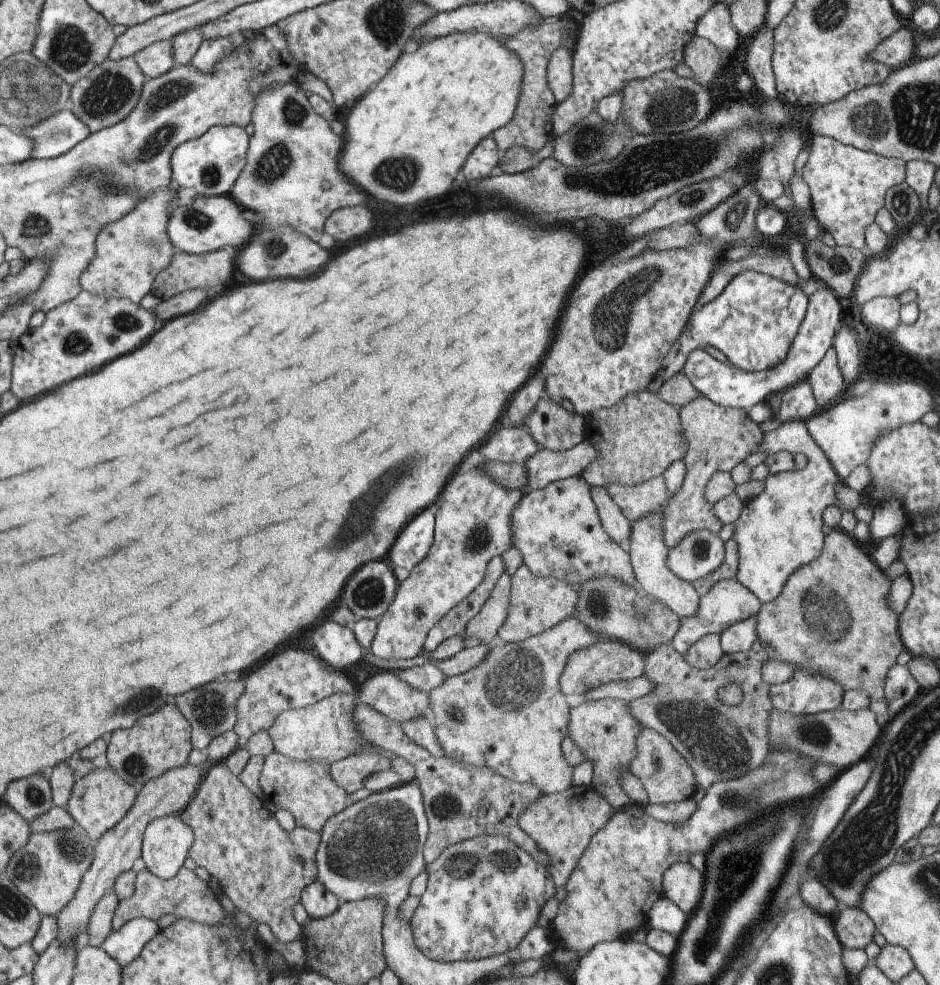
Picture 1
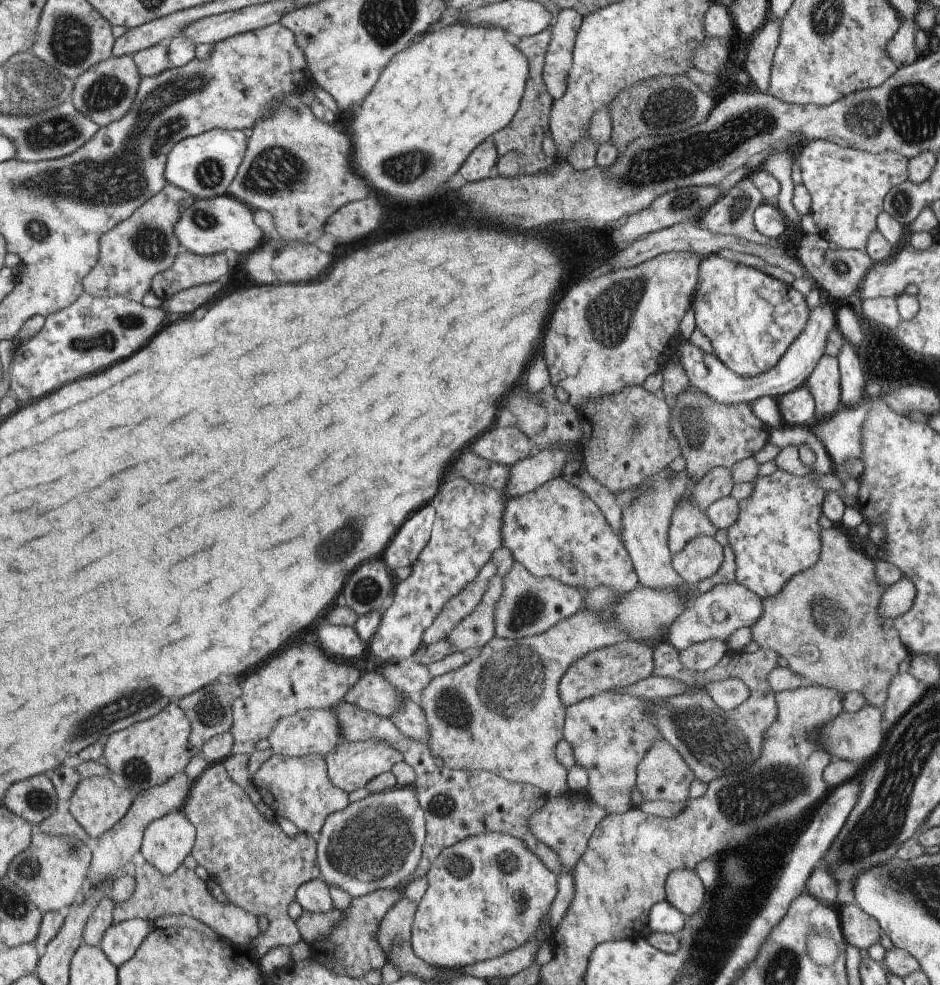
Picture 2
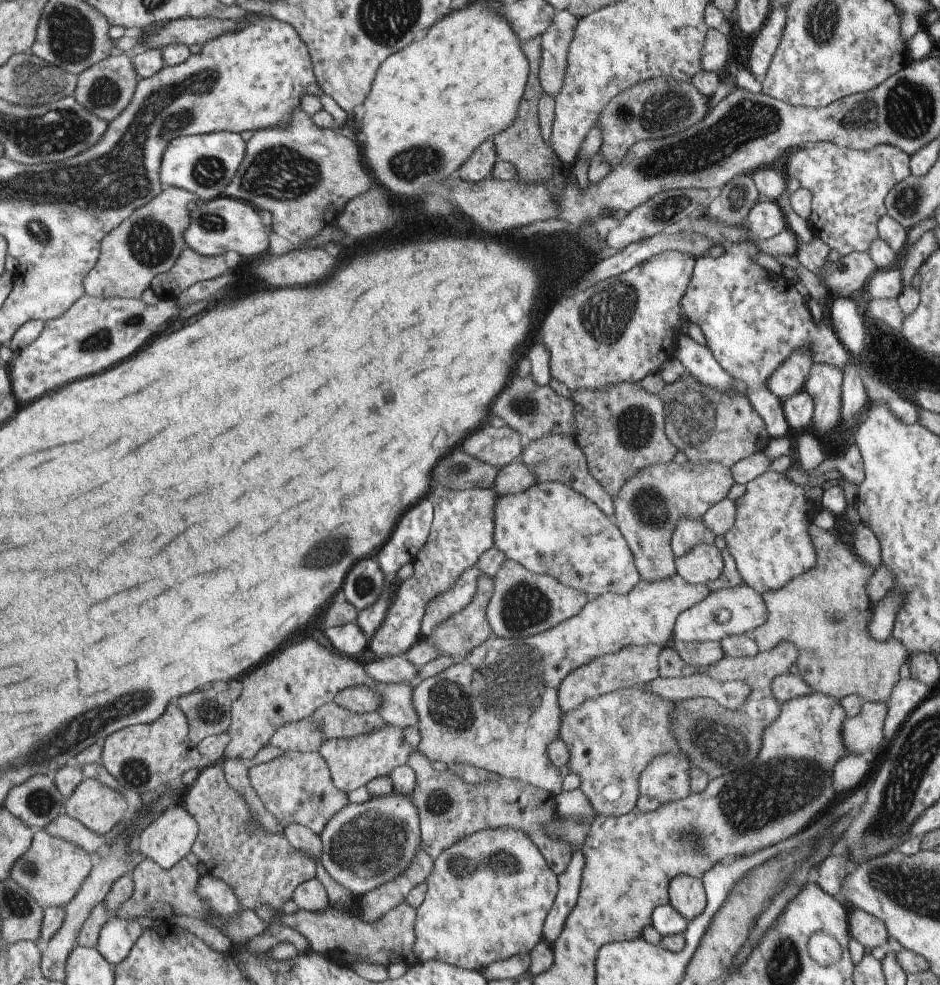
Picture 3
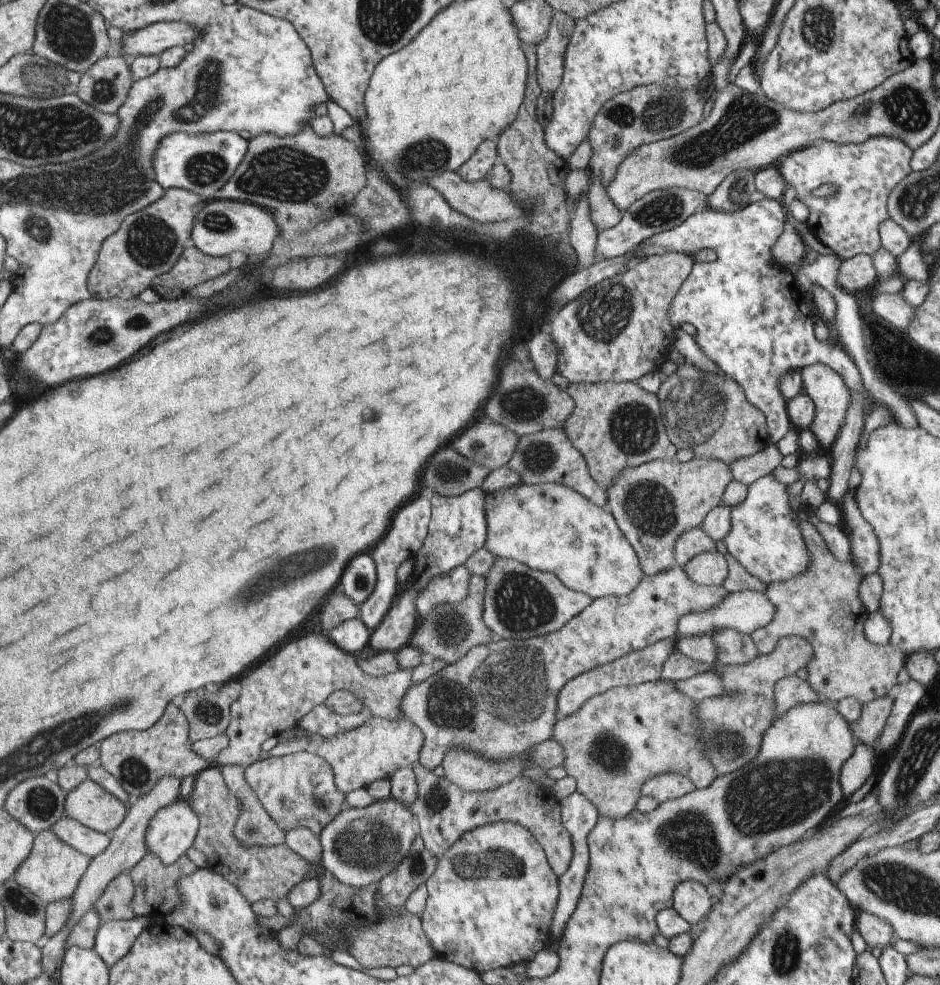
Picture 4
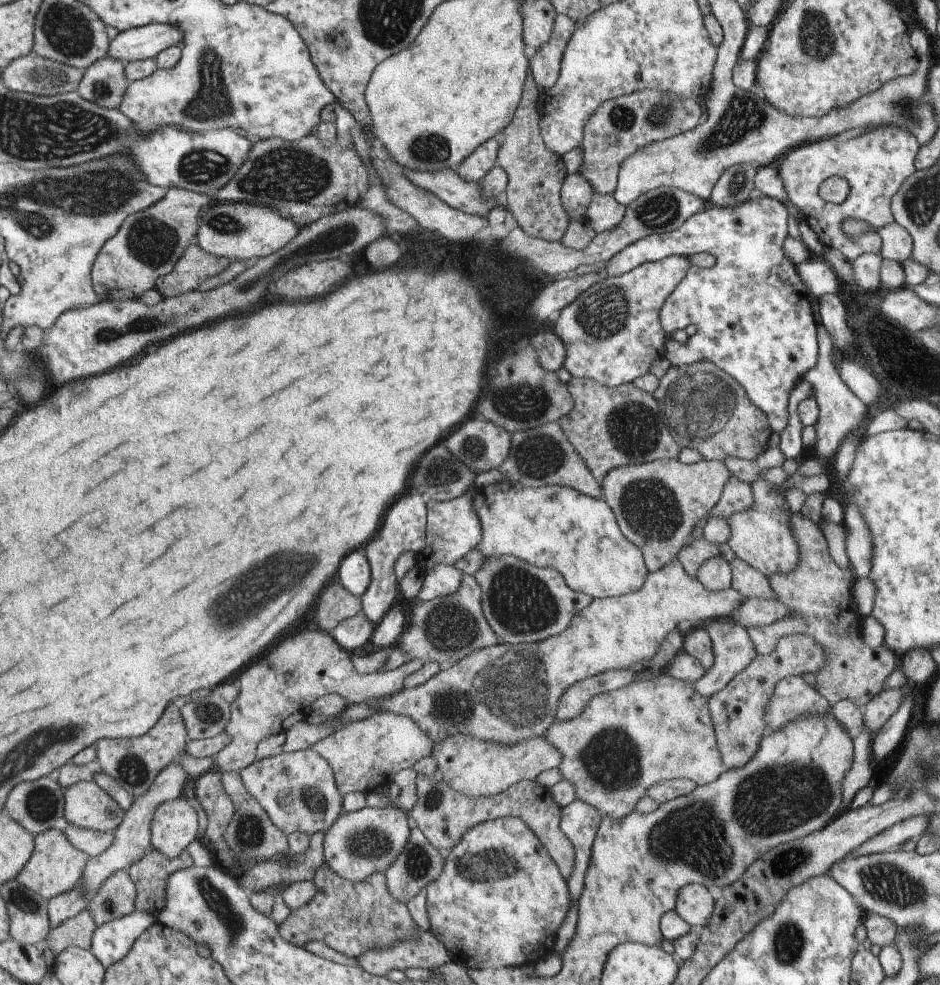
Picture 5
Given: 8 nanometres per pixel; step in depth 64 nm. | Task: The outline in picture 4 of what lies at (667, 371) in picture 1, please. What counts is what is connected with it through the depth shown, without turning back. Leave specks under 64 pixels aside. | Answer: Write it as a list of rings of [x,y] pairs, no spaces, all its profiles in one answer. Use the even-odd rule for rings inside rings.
[[[768,199],[750,202],[734,213],[722,213],[711,208],[701,208],[676,227],[650,236],[634,246],[635,261],[664,253],[684,253],[693,255],[700,249],[714,250],[716,257],[711,263],[693,263],[687,278],[674,294],[666,316],[673,326],[688,322],[695,327],[693,340],[702,352],[709,357],[719,372],[732,378],[744,392],[746,399],[758,408],[765,417],[769,440],[774,445],[786,433],[789,422],[786,414],[786,401],[777,392],[780,379],[793,369],[823,363],[832,368],[850,391],[867,396],[861,375],[852,358],[841,346],[826,342],[819,343],[813,335],[813,313],[807,308],[803,292],[796,283],[791,266],[777,263],[772,255],[772,246],[783,234],[784,209],[780,200]]]

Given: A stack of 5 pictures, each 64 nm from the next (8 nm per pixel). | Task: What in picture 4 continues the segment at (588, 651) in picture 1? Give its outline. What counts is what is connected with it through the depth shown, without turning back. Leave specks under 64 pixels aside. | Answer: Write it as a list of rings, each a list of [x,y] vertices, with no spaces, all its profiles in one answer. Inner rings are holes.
[[[659,641],[650,647],[641,649],[636,653],[629,653],[624,657],[618,658],[616,661],[611,661],[607,665],[595,667],[589,672],[577,675],[571,680],[568,680],[565,686],[562,686],[561,690],[558,690],[558,695],[556,696],[557,718],[573,714],[588,698],[603,694],[606,690],[659,679],[661,667],[666,661],[667,654],[669,654],[671,649],[671,643]]]

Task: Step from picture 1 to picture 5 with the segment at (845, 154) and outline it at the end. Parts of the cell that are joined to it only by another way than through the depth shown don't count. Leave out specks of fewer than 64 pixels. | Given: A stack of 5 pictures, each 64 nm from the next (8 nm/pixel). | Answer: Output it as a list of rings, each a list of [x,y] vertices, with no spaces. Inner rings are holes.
[[[877,125],[860,133],[803,143],[782,155],[776,166],[785,199],[801,212],[801,218],[815,232],[823,246],[837,250],[848,261],[852,261],[863,253],[879,254],[881,239],[879,233],[875,232],[868,239],[851,241],[842,233],[842,220],[858,218],[875,230],[895,223],[890,200],[900,189],[902,182],[913,171],[917,171],[914,158],[920,146],[913,133],[903,127]],[[829,176],[840,176],[849,182],[849,194],[842,204],[825,201],[817,194],[819,184]]]

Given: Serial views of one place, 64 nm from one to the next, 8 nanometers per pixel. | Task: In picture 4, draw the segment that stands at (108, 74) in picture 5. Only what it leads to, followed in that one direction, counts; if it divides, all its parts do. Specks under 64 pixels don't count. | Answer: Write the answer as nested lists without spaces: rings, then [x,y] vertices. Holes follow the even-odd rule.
[[[105,56],[80,73],[76,95],[101,112],[116,114],[132,82],[128,59]]]

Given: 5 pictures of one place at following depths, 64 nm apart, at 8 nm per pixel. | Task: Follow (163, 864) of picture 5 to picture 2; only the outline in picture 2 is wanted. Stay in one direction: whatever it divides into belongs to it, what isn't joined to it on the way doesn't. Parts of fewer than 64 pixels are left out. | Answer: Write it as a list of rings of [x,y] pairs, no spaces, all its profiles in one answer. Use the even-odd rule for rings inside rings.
[[[147,863],[135,868],[134,871],[133,894],[127,900],[113,905],[113,923],[135,918],[154,921],[158,916],[165,914],[186,914],[211,928],[219,937],[240,947],[249,946],[252,939],[260,935],[258,920],[254,914],[235,905],[219,904],[209,894],[205,881],[199,879],[193,869],[186,868],[183,863],[167,876],[161,875],[156,868]]]

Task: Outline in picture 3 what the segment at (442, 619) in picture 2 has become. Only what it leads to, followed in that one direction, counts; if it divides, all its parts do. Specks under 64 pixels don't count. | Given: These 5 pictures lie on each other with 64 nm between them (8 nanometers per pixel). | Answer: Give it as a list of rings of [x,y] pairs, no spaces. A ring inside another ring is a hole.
[[[476,567],[465,569],[450,589],[433,597],[425,606],[422,614],[420,634],[423,640],[433,625],[450,614],[468,605],[476,589],[476,578],[483,575]]]

